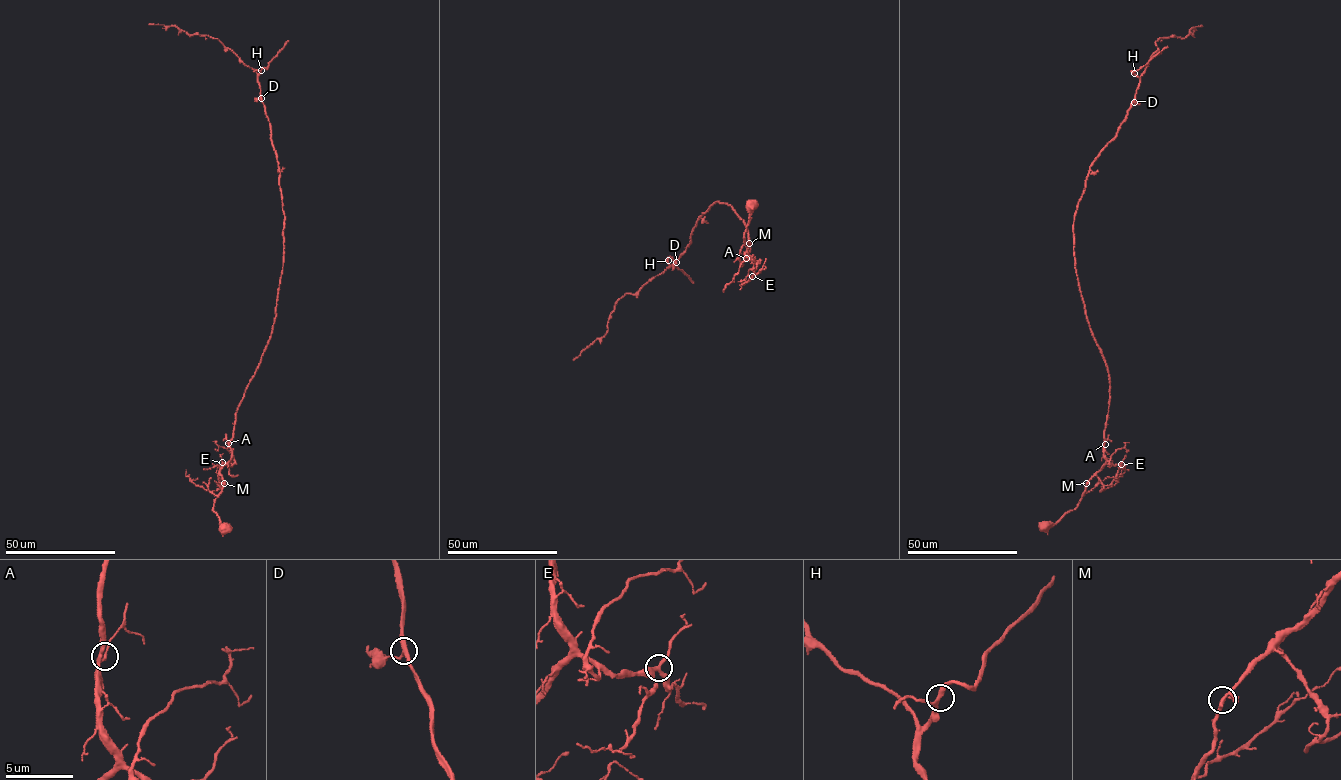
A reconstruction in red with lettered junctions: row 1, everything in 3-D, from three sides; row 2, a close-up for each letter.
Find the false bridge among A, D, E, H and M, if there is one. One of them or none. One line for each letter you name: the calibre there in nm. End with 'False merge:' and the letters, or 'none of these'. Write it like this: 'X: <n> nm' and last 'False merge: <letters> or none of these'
False merge: none of these

